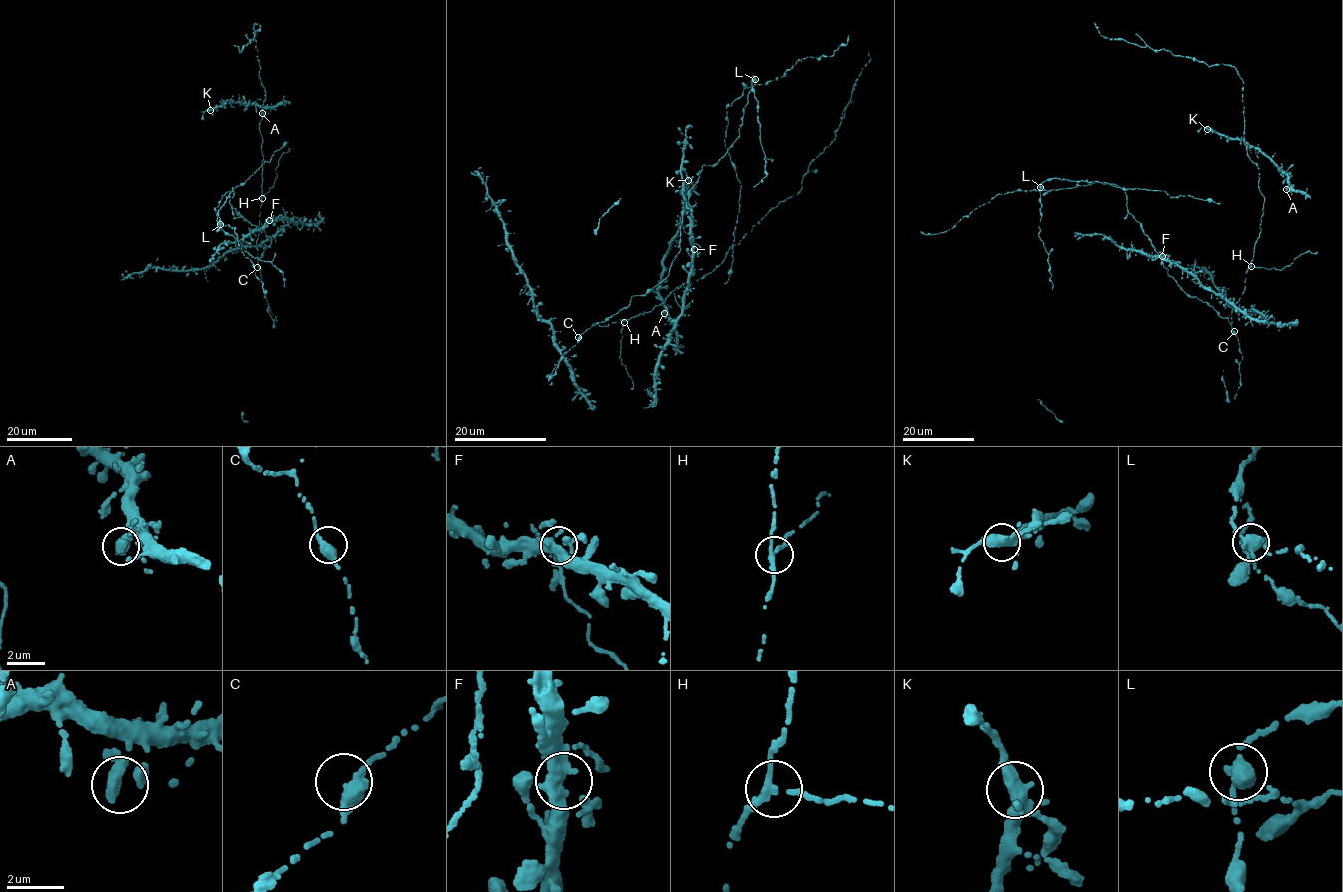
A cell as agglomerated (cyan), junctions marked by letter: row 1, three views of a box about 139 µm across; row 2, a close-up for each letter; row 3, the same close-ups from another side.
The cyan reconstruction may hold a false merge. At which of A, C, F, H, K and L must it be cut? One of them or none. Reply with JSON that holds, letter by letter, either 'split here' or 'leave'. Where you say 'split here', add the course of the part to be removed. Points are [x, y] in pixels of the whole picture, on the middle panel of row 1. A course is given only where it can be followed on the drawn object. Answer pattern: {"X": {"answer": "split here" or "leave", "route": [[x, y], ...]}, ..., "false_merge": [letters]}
{"A": {"answer": "leave"}, "C": {"answer": "leave"}, "F": {"answer": "leave"}, "H": {"answer": "leave"}, "K": {"answer": "leave"}, "L": {"answer": "split here", "route": [[754, 79], [755, 83], [726, 108], [725, 146], [741, 188], [732, 243], [733, 260], [725, 284]]}, "false_merge": ["L"]}

